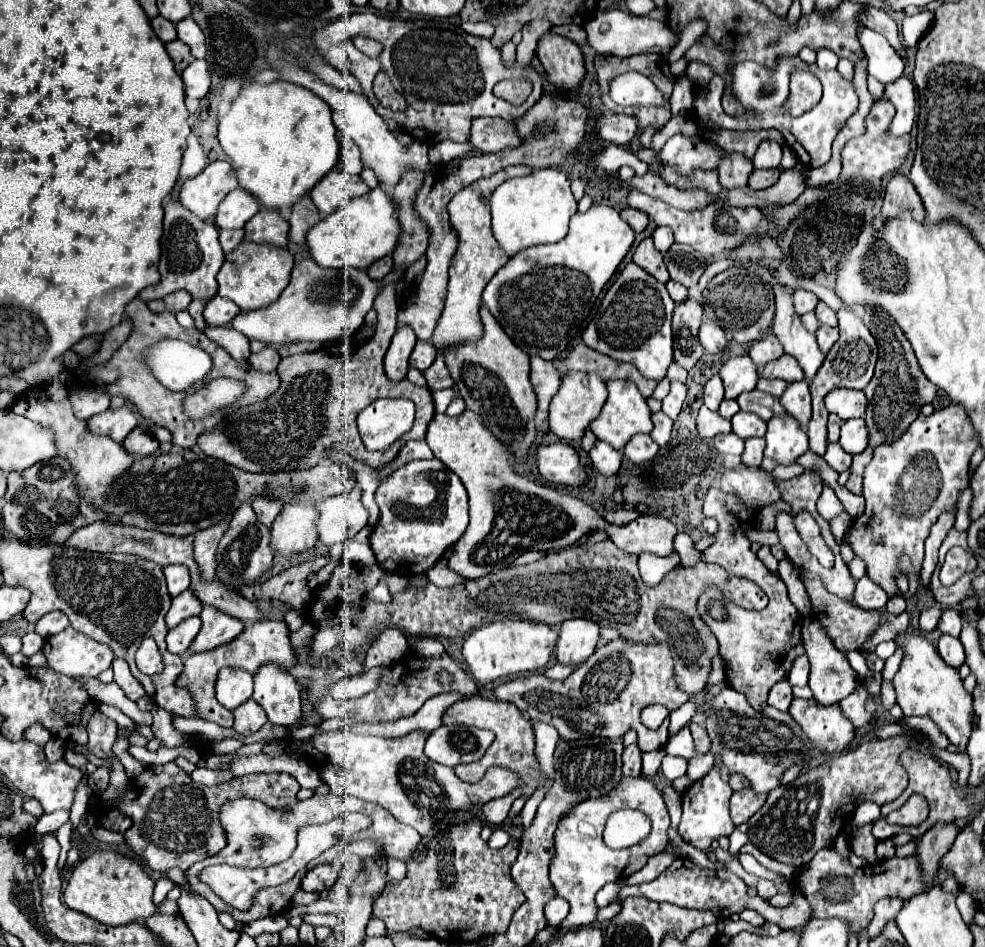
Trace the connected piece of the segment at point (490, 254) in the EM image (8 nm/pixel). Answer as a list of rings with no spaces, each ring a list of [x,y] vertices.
[[[507,166],[487,178],[479,178],[471,186],[457,192],[453,196],[453,200],[449,202],[451,226],[457,232],[457,250],[455,250],[455,254],[451,258],[451,266],[449,266],[449,290],[447,290],[445,310],[433,332],[433,344],[437,346],[439,356],[437,356],[435,364],[431,364],[431,368],[427,368],[427,372],[425,372],[425,378],[427,378],[427,384],[431,390],[443,390],[443,388],[453,386],[453,380],[443,362],[443,348],[459,344],[459,342],[467,342],[467,340],[477,340],[481,336],[481,332],[483,332],[483,326],[479,320],[481,292],[487,286],[487,282],[491,280],[491,276],[495,276],[495,272],[509,260],[509,256],[503,252],[503,248],[499,246],[499,242],[495,240],[493,230],[491,230],[489,198],[495,192],[495,188],[499,184],[503,184],[507,178],[525,176],[529,172],[531,172],[531,168],[527,168],[527,166]]]

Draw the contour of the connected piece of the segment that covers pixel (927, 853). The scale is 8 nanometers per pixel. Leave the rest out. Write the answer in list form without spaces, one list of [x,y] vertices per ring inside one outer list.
[[[939,822],[927,834],[921,836],[917,852],[919,852],[919,862],[923,868],[927,888],[933,884],[939,868],[939,860],[943,858],[943,854],[949,852],[957,834],[959,834],[959,828],[953,822]]]

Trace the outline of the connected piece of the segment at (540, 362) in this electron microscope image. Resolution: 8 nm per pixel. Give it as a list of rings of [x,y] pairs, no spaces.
[[[531,356],[531,376],[529,376],[535,396],[537,410],[549,412],[549,404],[561,386],[561,374],[557,372],[553,362],[543,360],[541,356]]]

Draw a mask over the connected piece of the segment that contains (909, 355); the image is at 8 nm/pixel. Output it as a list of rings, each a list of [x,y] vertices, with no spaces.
[[[867,310],[863,322],[869,326],[879,346],[879,362],[875,368],[875,376],[865,388],[869,400],[865,422],[869,428],[869,446],[875,448],[885,442],[887,444],[895,442],[909,428],[909,424],[921,414],[923,404],[931,404],[935,400],[937,386],[927,380],[923,370],[919,368],[911,344],[905,340],[901,328],[897,324],[891,324],[891,318],[885,312]]]

